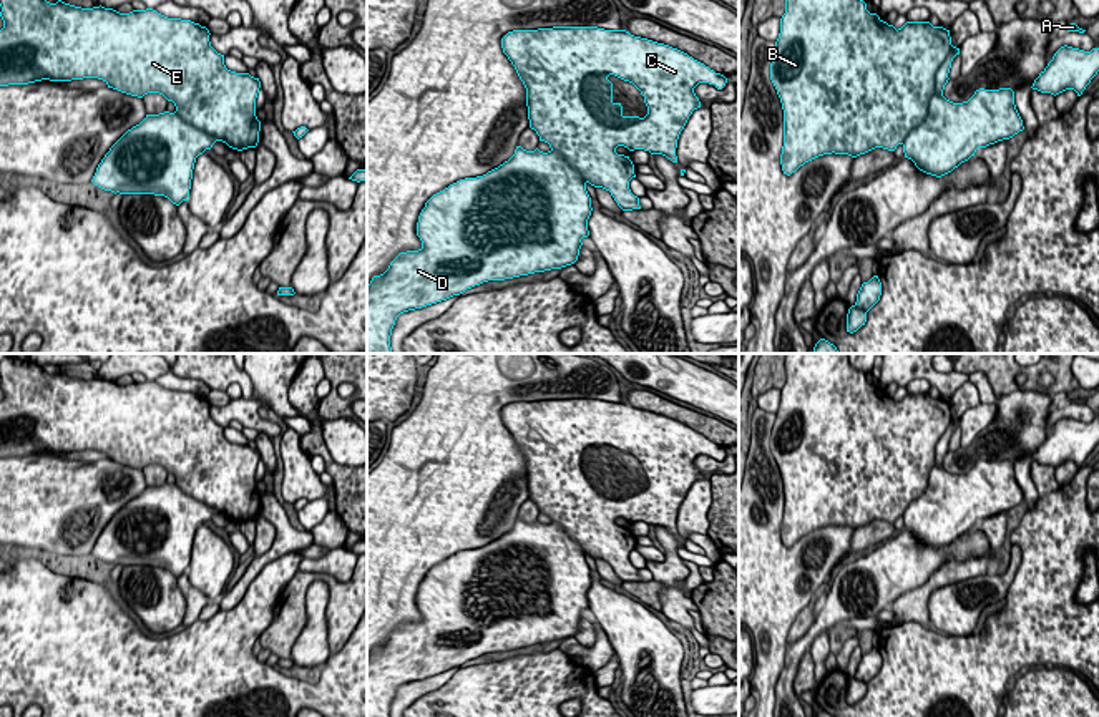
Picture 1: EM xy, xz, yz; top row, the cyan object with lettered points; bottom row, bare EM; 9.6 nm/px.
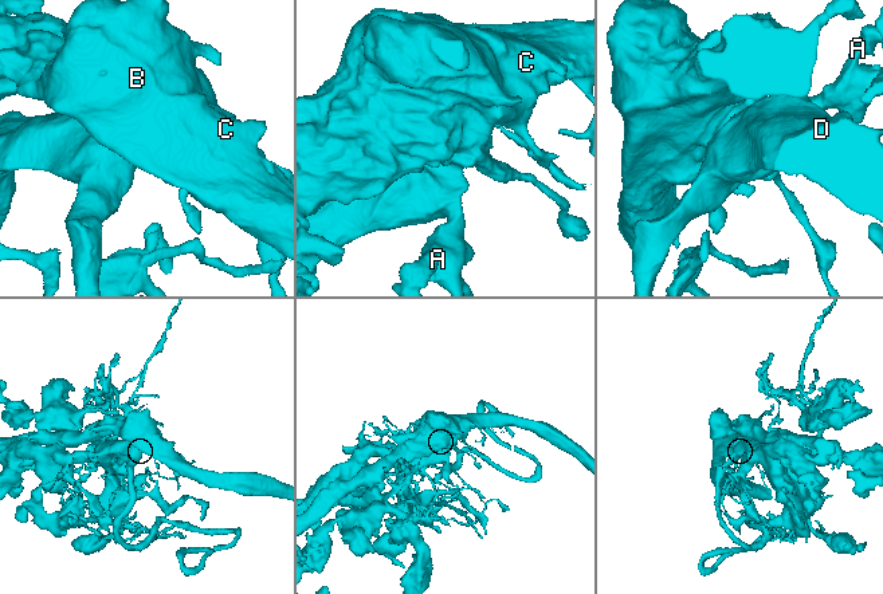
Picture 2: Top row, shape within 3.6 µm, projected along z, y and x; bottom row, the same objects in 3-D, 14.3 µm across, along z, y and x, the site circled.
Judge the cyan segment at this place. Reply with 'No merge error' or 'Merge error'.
Merge error

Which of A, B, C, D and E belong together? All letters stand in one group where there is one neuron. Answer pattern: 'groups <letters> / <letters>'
groups A D / B C E

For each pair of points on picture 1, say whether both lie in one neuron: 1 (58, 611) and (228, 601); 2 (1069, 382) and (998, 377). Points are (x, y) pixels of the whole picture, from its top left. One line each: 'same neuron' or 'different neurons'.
1: different neurons
2: same neuron

